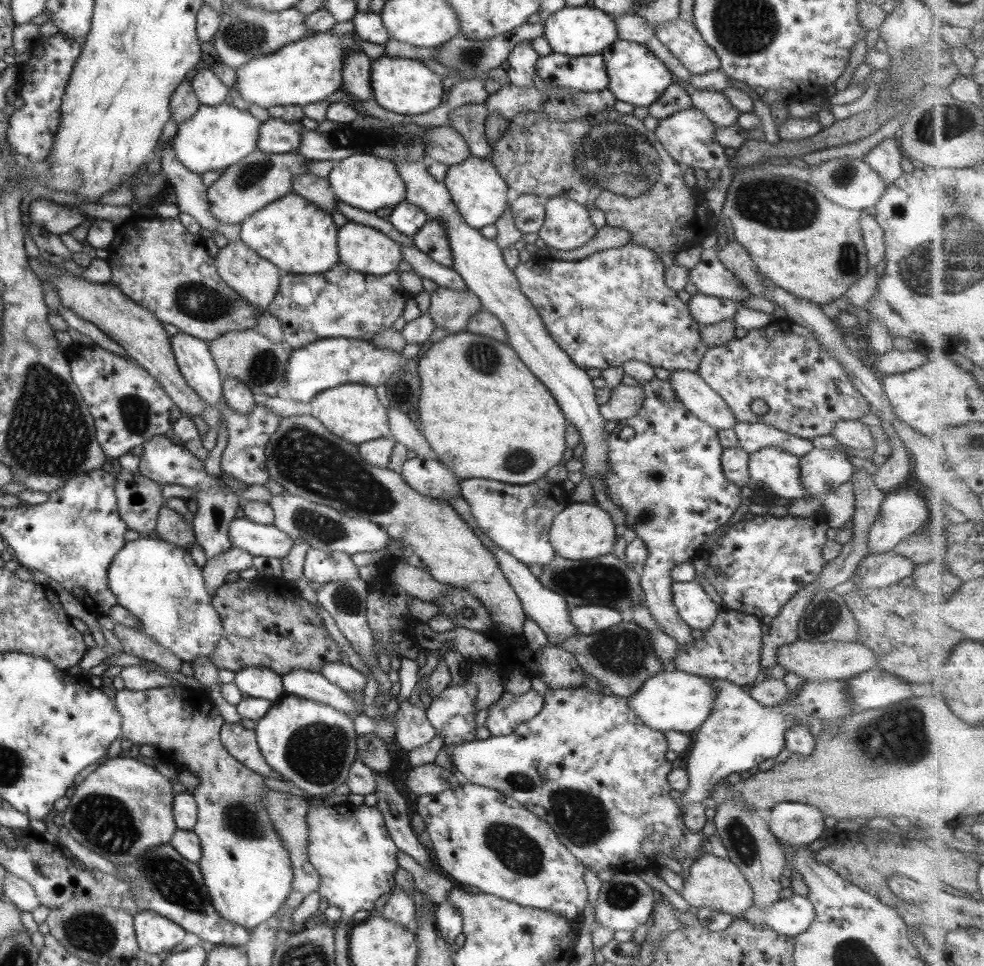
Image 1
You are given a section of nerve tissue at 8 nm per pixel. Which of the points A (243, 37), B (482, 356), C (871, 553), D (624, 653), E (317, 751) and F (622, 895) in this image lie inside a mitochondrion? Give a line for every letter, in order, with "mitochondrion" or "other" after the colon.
A: mitochondrion
B: mitochondrion
C: other
D: mitochondrion
E: mitochondrion
F: mitochondrion

